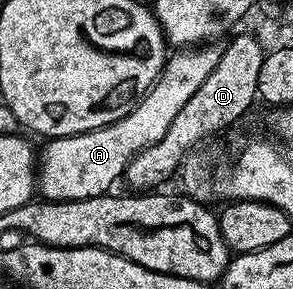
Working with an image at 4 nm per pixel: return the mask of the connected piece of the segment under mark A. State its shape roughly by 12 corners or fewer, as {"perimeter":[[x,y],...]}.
{"perimeter":[[223,47],[168,54],[128,115],[47,139],[44,200],[108,194],[157,145]]}

